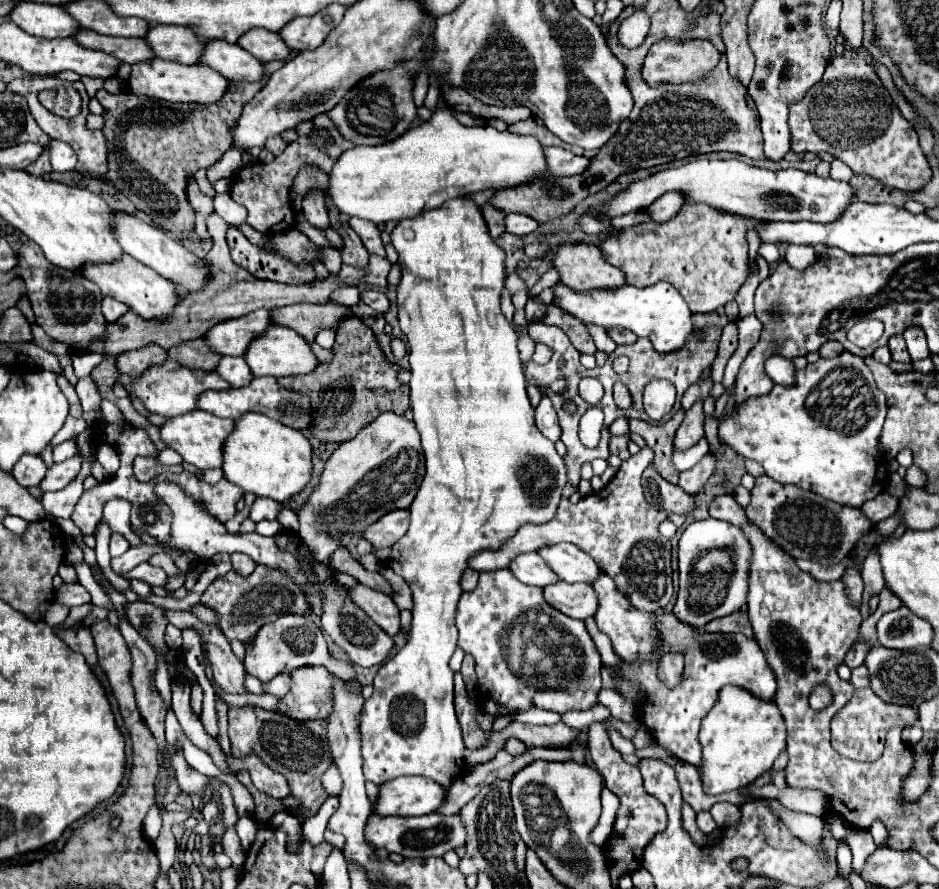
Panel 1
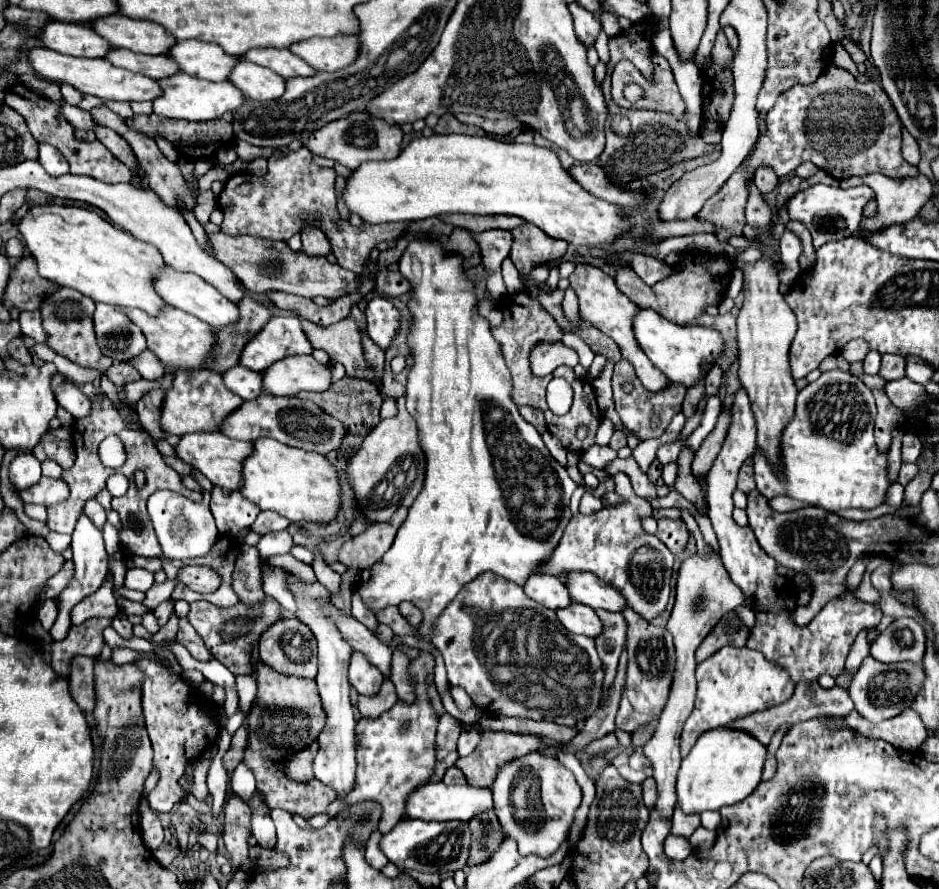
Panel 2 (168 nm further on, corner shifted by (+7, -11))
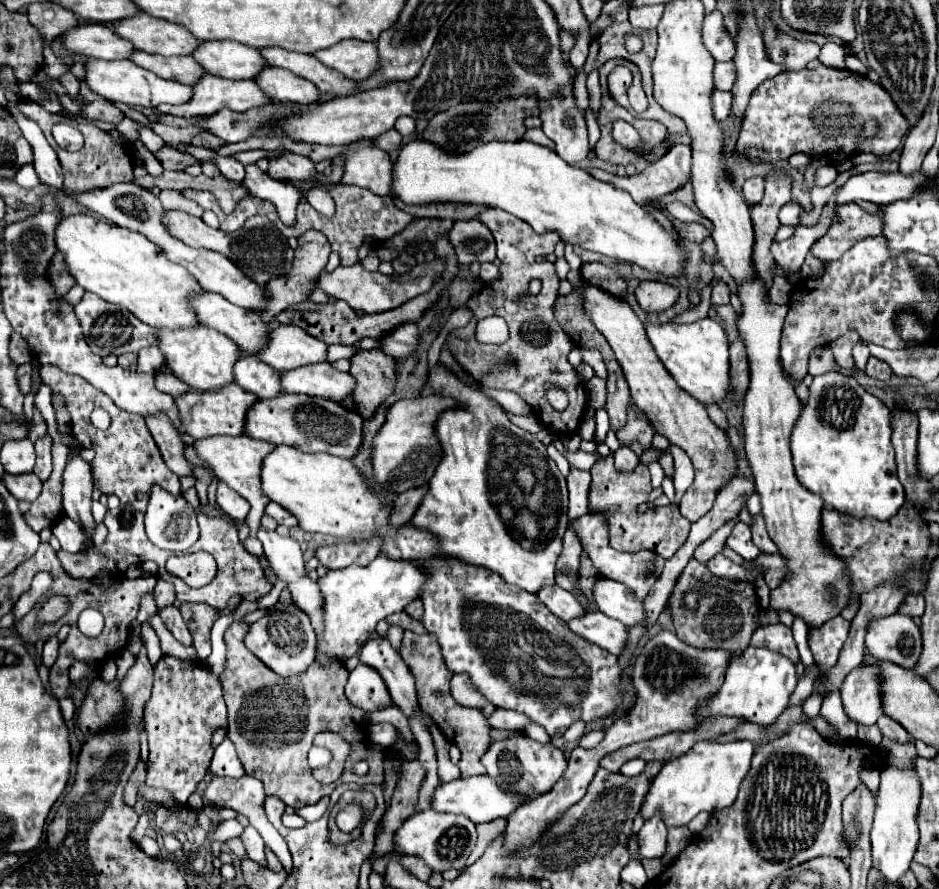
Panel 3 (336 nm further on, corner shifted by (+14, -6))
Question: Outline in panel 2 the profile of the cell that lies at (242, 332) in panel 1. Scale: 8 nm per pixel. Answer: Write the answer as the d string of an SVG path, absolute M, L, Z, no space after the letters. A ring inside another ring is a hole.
M273 316L273 320L245 346L241 364L263 372L277 360L311 352L313 346L305 336L299 318Z

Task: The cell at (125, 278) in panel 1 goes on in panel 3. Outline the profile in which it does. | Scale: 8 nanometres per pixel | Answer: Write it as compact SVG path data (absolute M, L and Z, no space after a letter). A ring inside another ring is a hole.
M180 327L180 331L158 331L158 349L164 355L166 367L184 383L194 389L220 389L234 381L234 361L238 359L238 347L226 335L210 329L210 327Z

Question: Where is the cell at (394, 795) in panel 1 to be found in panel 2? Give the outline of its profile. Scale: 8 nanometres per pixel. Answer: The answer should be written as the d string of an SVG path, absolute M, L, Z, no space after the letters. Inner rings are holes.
M443 782L439 784L423 784L415 792L409 794L409 800L405 802L405 818L419 818L419 820L461 820L469 822L481 812L487 812L493 808L493 794L491 788L477 788L471 784L455 784L447 786Z

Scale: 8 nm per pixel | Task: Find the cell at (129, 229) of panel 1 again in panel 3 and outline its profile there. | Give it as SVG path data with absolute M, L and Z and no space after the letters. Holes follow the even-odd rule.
M196 291L190 295L190 305L194 307L194 313L202 325L228 335L240 349L250 355L256 353L268 337L270 329L254 311L232 305L218 293Z

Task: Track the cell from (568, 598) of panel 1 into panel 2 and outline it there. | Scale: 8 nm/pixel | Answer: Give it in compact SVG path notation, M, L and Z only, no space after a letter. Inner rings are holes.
M573 602L569 608L557 610L559 622L573 634L583 634L589 638L597 638L603 632L603 624L593 608L585 604Z

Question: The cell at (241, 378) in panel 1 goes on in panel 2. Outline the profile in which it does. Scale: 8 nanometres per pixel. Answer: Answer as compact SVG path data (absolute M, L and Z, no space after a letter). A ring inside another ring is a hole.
M233 366L231 370L227 370L223 374L225 386L239 394L243 400L253 400L263 392L263 374L261 372L253 372L245 366Z

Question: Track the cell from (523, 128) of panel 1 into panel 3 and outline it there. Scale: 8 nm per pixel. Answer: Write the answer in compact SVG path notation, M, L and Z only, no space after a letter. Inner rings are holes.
M528 129L528 131L526 131L526 135L524 135L524 139L534 141L534 143L538 143L538 145L546 145L548 149L554 149L552 139L548 139L540 129Z

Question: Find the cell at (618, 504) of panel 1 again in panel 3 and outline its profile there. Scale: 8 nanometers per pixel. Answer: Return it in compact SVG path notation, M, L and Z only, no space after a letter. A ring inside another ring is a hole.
M586 513L586 515L578 517L576 521L570 521L570 529L576 533L586 557L594 563L594 567L598 569L598 573L602 577L616 579L616 581L624 583L626 587L630 587L634 591L634 595L638 599L644 599L650 593L652 585L656 583L658 575L662 573L662 567L664 567L666 559L662 559L656 551L646 551L646 549L634 551L634 553L622 553L622 551L612 549L610 547L610 539L608 539L606 517L598 515L598 513Z

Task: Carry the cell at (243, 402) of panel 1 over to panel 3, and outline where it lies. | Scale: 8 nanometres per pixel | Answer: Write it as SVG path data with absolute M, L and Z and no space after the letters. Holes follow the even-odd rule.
M280 393L274 399L258 399L250 405L244 423L244 435L252 439L270 441L274 445L298 447L306 453L330 453L350 459L362 443L362 417L356 411L344 409L342 405L310 395Z

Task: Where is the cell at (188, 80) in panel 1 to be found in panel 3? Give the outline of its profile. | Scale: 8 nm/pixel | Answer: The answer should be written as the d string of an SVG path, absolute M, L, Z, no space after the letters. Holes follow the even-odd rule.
M202 75L202 79L198 79L198 83L194 83L192 91L194 91L194 97L190 99L190 103L182 103L178 107L164 103L162 107L156 107L156 109L160 113L170 113L176 117L194 117L194 115L214 115L224 107L234 109L234 111L248 111L250 107L266 105L272 101L250 79L224 79L224 77L214 77L214 75Z

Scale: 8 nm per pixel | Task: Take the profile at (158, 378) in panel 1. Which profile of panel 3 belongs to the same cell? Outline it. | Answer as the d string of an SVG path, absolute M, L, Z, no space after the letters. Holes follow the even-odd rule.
M230 383L218 391L194 391L190 387L186 395L178 395L174 401L180 415L180 429L194 439L202 439L212 435L242 435L246 411L256 401L256 395L244 391L236 383Z

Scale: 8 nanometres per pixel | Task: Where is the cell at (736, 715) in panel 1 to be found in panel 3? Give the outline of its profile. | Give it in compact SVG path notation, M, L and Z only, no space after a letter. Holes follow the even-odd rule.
M746 739L728 743L700 741L686 755L674 761L666 761L646 795L642 807L644 819L650 819L660 809L664 823L668 827L674 827L674 825L688 825L690 819L696 817L700 811L730 807L740 791L740 783L750 771L752 753L754 745Z

